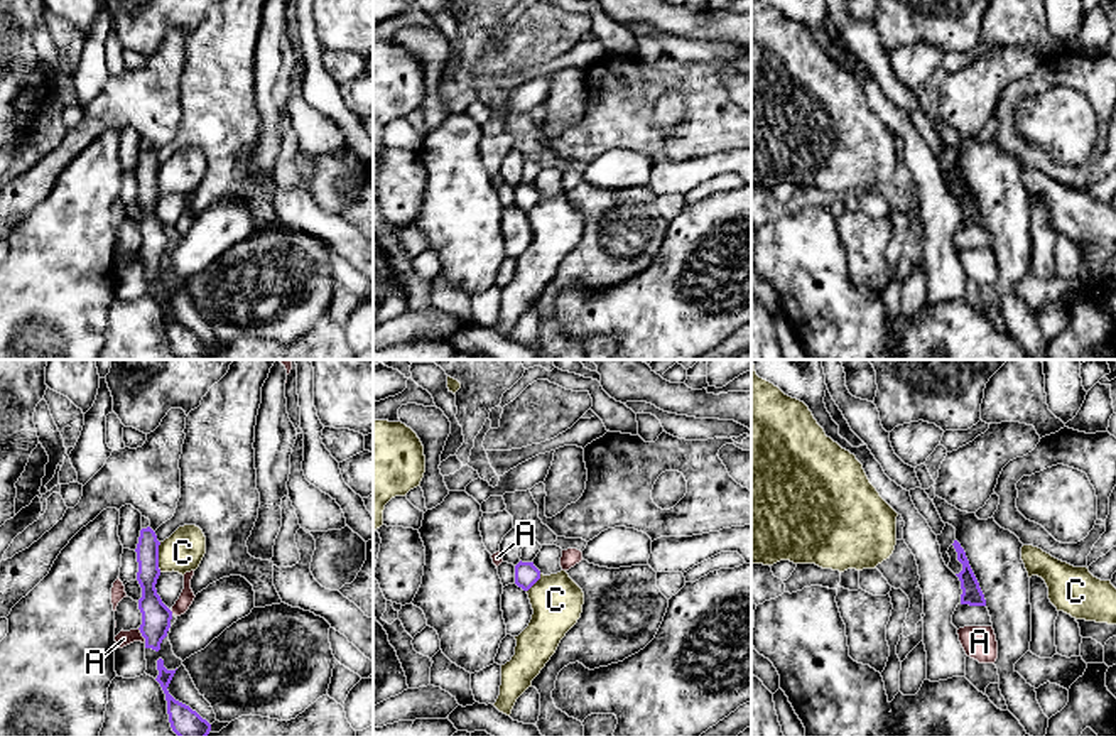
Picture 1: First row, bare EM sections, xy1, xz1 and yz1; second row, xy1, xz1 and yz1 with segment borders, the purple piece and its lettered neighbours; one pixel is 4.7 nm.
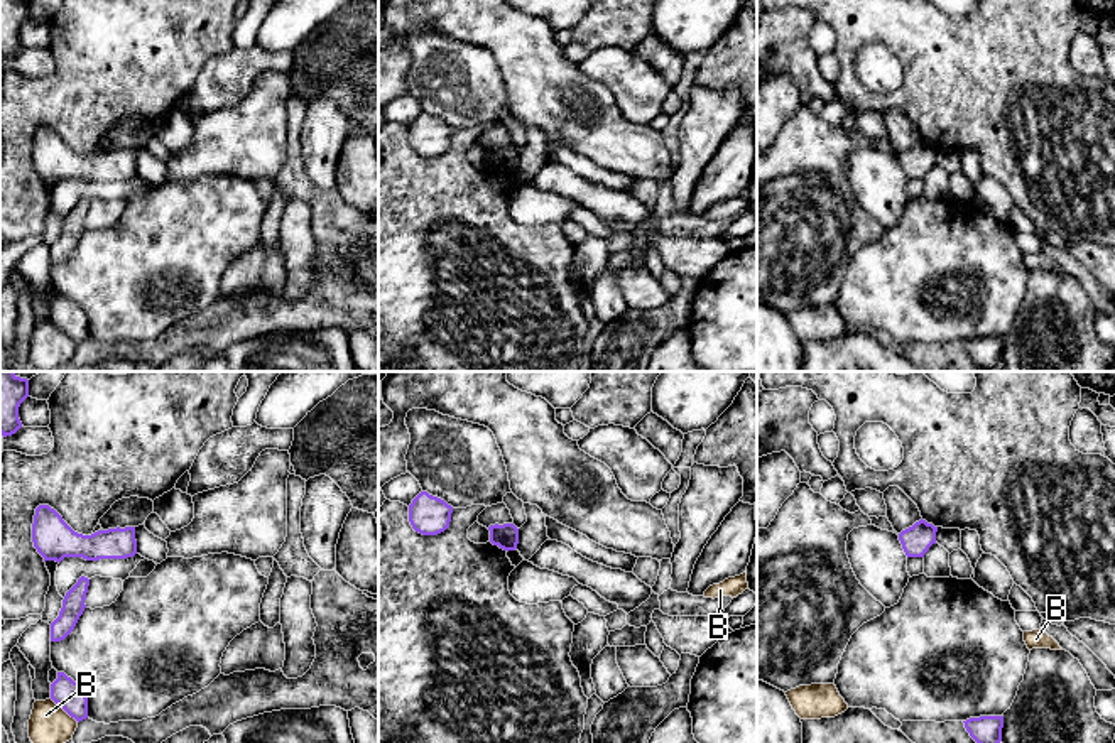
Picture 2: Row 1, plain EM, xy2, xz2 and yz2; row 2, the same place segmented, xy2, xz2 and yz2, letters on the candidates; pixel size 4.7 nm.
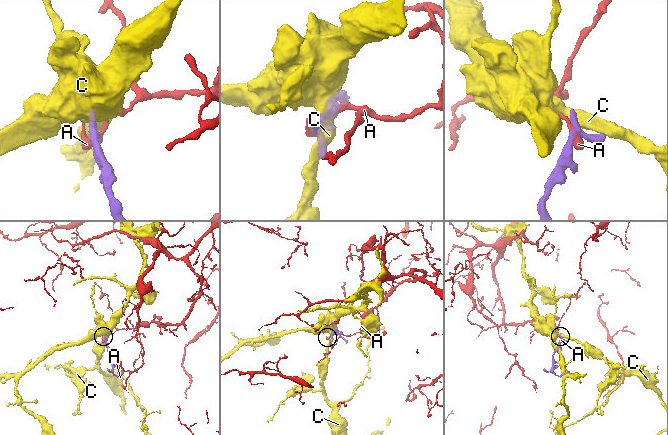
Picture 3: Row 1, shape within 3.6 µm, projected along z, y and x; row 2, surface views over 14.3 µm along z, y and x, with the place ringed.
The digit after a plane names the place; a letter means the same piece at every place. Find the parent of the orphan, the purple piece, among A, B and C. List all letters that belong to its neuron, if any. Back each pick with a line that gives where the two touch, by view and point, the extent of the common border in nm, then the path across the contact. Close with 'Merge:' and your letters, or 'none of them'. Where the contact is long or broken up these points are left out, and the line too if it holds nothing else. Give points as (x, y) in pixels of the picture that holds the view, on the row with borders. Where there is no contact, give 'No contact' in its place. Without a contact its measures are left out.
Merge: none of them

